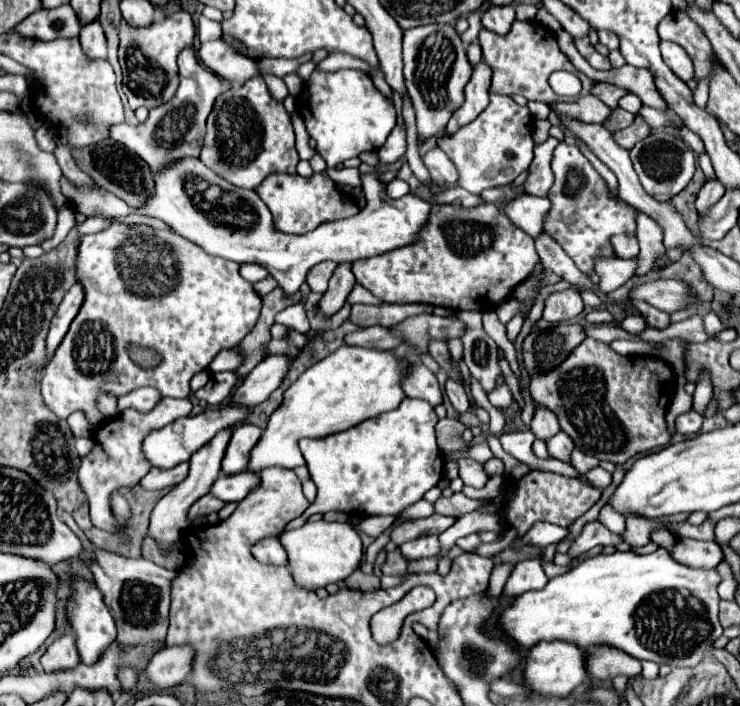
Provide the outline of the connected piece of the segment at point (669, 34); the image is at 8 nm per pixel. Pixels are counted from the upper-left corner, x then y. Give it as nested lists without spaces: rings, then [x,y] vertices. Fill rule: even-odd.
[[[673,9],[669,17],[663,19],[659,23],[659,37],[679,43],[689,53],[695,65],[695,79],[705,79],[711,73],[713,47],[709,45],[709,39],[705,37],[705,33],[697,29],[693,19],[685,11]]]

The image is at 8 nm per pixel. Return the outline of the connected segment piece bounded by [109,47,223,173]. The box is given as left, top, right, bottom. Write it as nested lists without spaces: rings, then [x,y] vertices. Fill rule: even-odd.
[[[193,47],[185,49],[179,55],[179,79],[181,85],[175,97],[169,103],[151,109],[149,119],[145,123],[137,127],[119,123],[109,129],[109,137],[117,143],[123,143],[133,153],[137,153],[151,167],[153,173],[165,169],[165,165],[173,165],[173,161],[179,161],[181,157],[199,157],[205,139],[207,115],[211,113],[215,99],[223,91],[221,79],[203,67],[203,63],[195,57]]]

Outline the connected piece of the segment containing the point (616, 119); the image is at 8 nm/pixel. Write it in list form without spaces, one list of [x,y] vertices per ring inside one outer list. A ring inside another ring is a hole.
[[[615,107],[611,109],[611,115],[609,115],[609,121],[605,121],[603,125],[609,129],[609,131],[617,131],[617,129],[625,129],[633,123],[633,113],[629,111],[623,111],[621,107]]]

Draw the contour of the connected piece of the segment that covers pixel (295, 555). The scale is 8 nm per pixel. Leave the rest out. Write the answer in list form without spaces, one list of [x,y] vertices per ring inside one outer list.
[[[323,519],[317,523],[305,523],[299,529],[285,529],[281,543],[289,555],[289,569],[293,573],[293,579],[311,591],[329,583],[341,583],[359,567],[363,559],[361,537],[349,523],[327,523]]]

